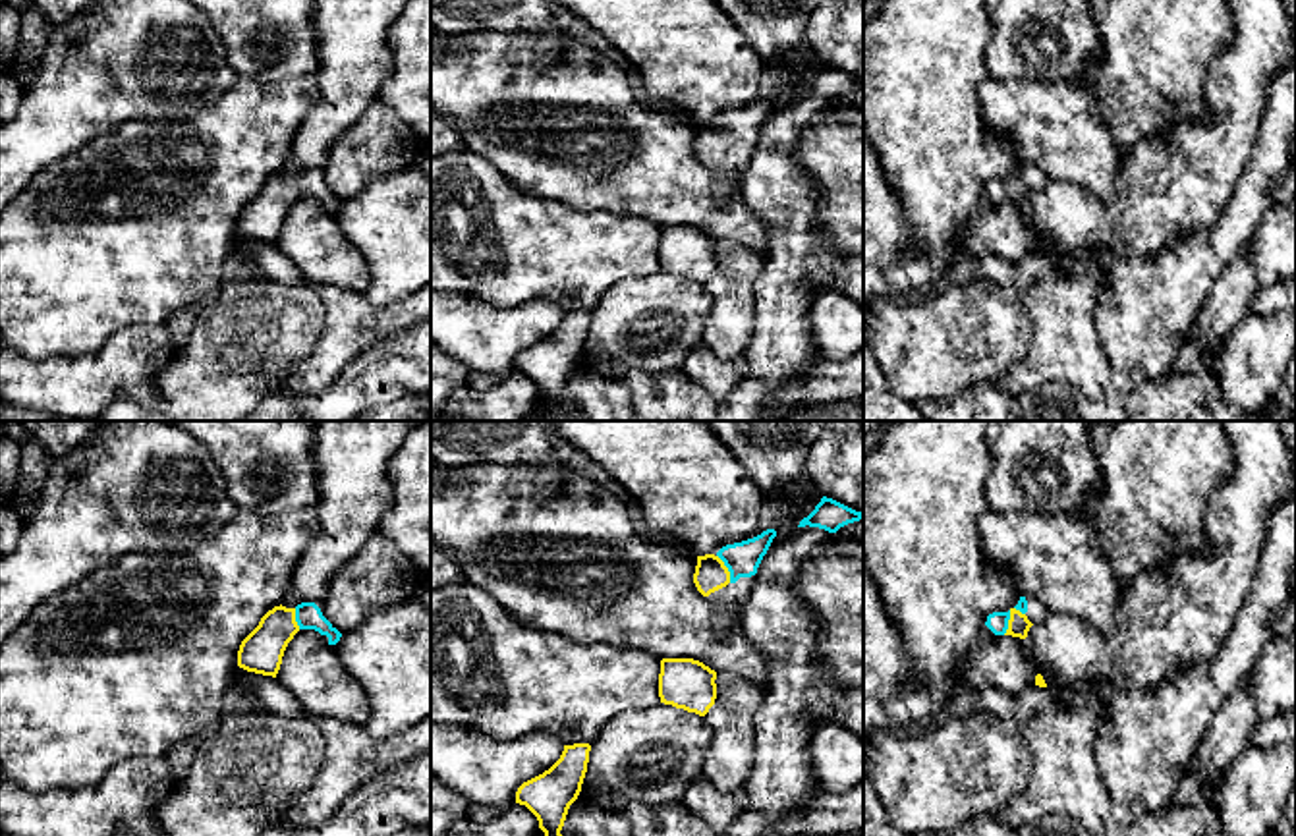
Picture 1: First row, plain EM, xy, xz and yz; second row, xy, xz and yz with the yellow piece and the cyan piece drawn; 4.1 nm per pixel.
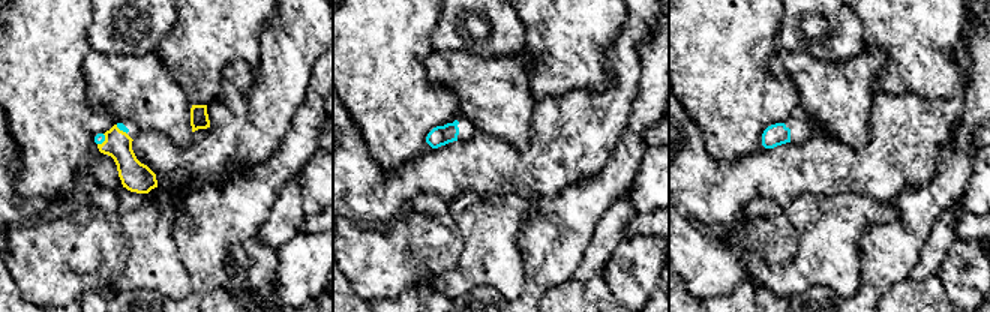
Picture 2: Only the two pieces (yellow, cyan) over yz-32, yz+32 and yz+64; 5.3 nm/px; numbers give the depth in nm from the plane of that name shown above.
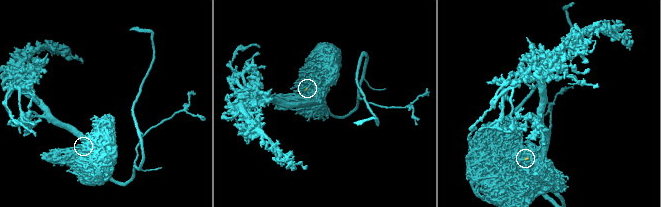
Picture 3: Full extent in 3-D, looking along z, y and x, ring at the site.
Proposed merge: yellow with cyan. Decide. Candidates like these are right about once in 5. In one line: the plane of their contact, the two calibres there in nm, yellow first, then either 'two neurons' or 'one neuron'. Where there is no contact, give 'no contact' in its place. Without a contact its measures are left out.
xz | 140/140 nm | one neuron

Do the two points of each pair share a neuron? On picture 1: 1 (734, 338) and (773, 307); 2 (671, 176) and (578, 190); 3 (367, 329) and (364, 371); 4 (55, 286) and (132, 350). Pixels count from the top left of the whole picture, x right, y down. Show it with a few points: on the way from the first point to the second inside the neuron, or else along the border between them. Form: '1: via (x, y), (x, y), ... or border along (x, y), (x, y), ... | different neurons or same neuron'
1: border along (758, 278), (754, 331), (740, 356) | different neurons
2: via (648, 176), (619, 176), (611, 184), (601, 186) | same neuron
3: border along (406, 327), (367, 346), (335, 381) | different neurons
4: border along (157, 325), (120, 327), (95, 352), (72, 356) | different neurons

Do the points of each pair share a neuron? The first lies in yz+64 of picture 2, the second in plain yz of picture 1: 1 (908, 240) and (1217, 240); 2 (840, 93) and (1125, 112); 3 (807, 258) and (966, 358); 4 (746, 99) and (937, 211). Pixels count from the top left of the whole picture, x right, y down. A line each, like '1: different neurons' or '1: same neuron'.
1: same neuron
2: different neurons
3: different neurons
4: same neuron

